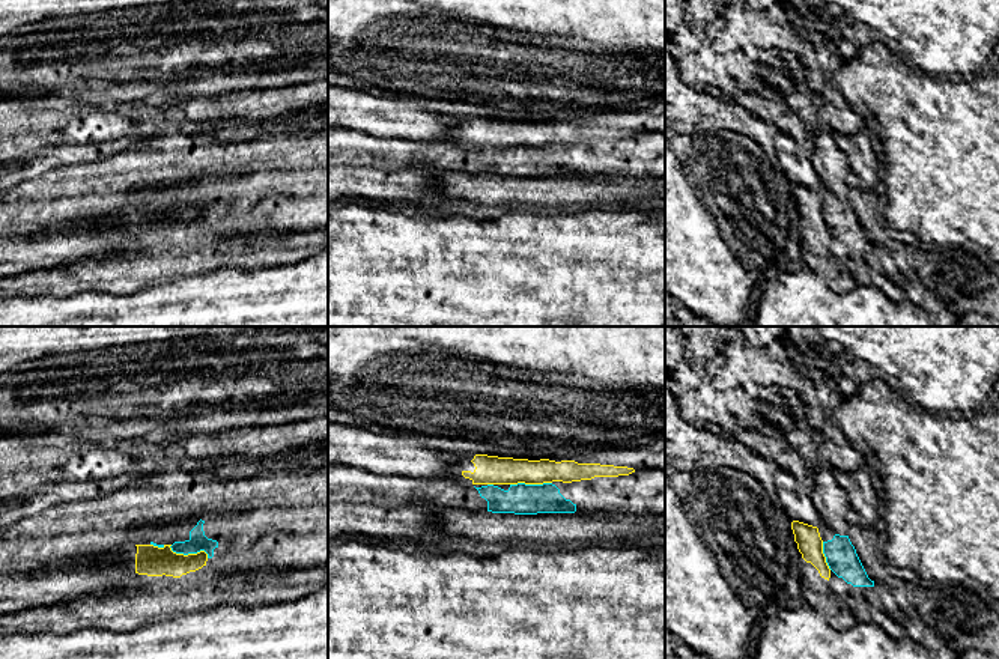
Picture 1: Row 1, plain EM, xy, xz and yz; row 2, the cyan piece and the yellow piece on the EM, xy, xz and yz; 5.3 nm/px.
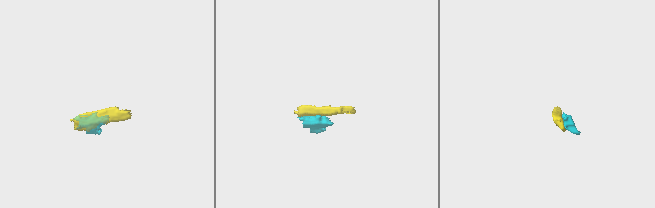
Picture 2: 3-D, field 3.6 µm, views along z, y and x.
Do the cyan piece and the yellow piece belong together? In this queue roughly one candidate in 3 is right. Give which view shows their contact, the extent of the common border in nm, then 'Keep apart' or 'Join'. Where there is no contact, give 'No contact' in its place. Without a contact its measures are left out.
Touches cyan in xy. Shared border 220 nm. Keep apart

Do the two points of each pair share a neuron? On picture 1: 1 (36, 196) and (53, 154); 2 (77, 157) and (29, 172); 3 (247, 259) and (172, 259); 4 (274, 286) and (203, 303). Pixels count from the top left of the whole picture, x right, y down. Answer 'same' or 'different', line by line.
1: different
2: same
3: same
4: same

